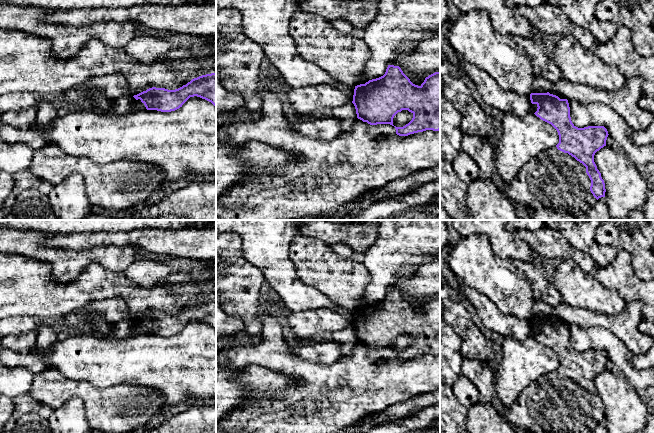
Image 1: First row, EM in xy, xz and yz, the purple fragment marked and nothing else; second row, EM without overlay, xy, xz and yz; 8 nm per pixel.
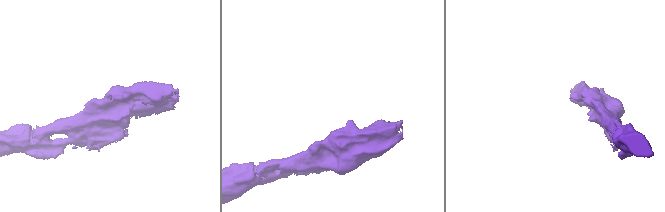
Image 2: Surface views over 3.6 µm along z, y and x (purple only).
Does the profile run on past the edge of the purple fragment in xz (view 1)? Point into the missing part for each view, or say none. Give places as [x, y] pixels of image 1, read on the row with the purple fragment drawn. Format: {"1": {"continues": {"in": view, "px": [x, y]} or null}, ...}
{"1": {"continues": null}}

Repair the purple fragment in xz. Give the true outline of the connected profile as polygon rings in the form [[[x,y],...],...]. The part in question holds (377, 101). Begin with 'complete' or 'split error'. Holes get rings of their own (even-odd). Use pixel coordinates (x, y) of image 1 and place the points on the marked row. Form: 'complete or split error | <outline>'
complete | [[[388,65],[383,76],[369,80],[365,84],[355,86],[353,101],[357,118],[370,125],[390,124],[393,118],[402,110],[413,114],[412,120],[403,127],[395,127],[396,134],[408,136],[426,130],[440,130],[440,72],[435,72],[425,78],[418,86],[413,84],[399,66]]]

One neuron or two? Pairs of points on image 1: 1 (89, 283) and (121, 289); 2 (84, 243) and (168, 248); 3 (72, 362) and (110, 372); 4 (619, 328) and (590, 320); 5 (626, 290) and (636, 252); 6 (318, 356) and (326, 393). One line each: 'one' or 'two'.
1: one
2: one
3: one
4: one
5: two
6: two

